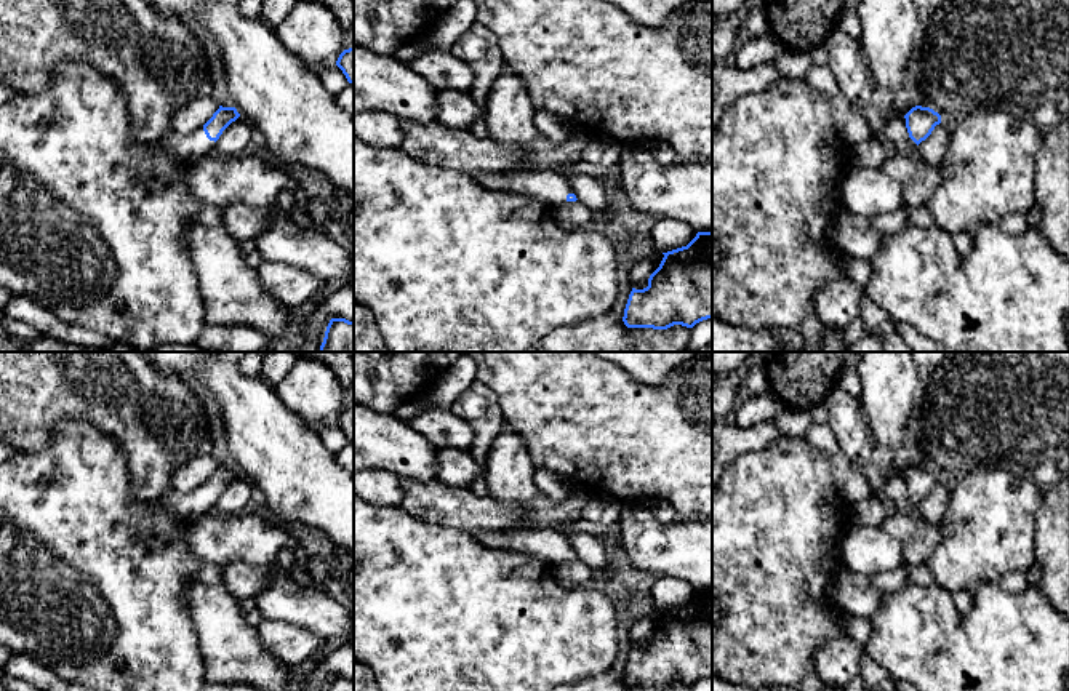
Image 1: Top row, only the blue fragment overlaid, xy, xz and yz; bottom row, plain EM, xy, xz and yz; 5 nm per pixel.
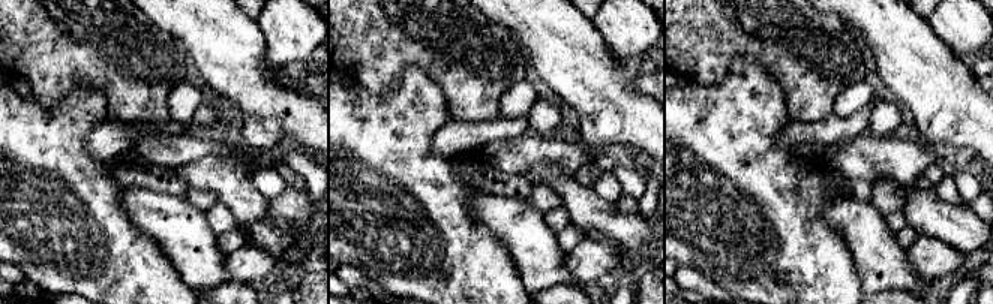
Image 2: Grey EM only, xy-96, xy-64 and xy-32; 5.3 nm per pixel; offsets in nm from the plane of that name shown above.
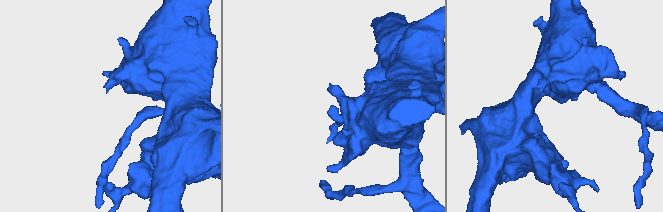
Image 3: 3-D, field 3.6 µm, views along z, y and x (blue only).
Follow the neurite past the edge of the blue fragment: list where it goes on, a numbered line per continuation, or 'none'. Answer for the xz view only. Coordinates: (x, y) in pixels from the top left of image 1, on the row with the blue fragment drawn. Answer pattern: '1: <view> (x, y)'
1: xz (551, 187)

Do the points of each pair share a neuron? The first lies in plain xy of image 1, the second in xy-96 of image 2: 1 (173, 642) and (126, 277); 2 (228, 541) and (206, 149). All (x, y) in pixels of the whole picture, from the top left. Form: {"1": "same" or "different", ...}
{"1": "same", "2": "same"}

